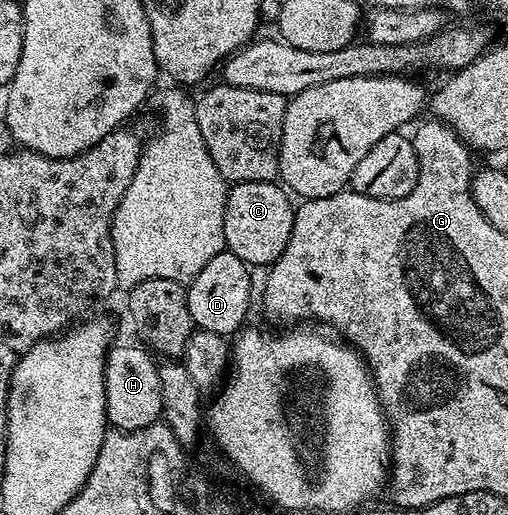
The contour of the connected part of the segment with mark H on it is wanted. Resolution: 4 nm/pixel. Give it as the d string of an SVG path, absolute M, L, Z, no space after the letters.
M114 344L106 356L106 421L116 430L139 430L162 416L158 362L138 346Z

